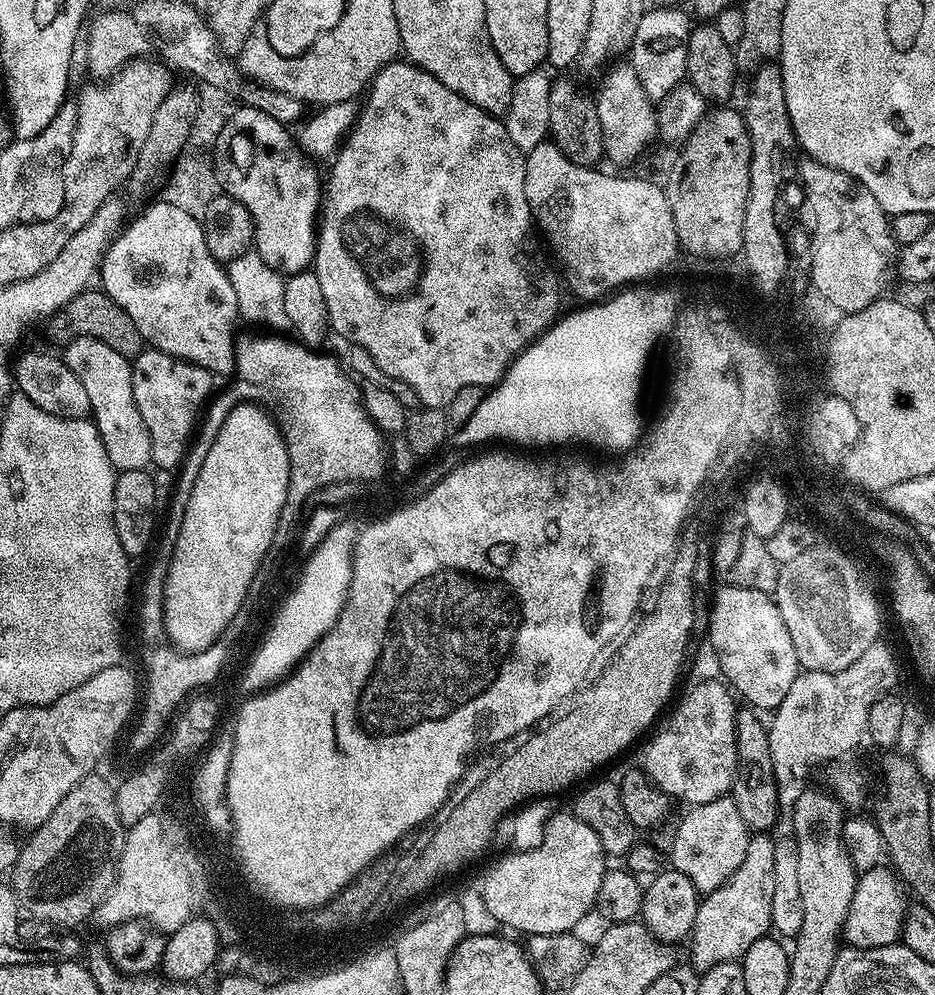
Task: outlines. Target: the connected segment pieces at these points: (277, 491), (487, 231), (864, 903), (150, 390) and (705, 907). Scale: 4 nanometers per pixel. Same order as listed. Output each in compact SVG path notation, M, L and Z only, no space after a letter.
M240 402L223 423L222 430L218 433L218 438L207 451L206 462L202 462L202 470L198 470L198 478L194 478L194 490L190 491L190 498L186 502L186 514L180 523L178 530L178 542L175 544L173 561L169 564L169 576L165 580L164 598L164 622L165 632L175 648L179 648L181 653L196 653L206 651L230 626L231 620L238 614L240 608L244 606L244 599L247 597L248 588L255 578L256 571L264 557L273 551L272 539L275 538L276 528L279 526L280 518L285 512L288 504L288 487L290 486L290 458L288 457L288 447L284 441L284 435L280 433L279 423L264 408L259 408L256 404L245 404Z
M400 63L384 65L372 79L366 92L368 101L363 101L356 124L345 136L331 161L332 173L326 176L326 195L318 220L314 271L322 286L322 295L326 297L329 329L335 335L337 332L344 342L357 344L362 346L362 350L367 350L370 358L374 358L374 362L378 362L378 366L385 374L390 374L390 378L398 378L398 382L406 382L406 386L411 386L423 407L447 409L454 394L466 386L487 389L499 384L513 360L556 323L561 315L562 280L557 269L548 265L536 241L538 232L527 204L523 181L525 153L520 152L514 142L510 142L503 123L486 110L474 106L474 102L466 102L466 98L454 94L450 86L442 86L434 74L422 70L417 64Z
M881 866L859 873L854 898L850 898L850 910L846 910L843 943L854 948L877 948L897 943L904 930L904 892L906 896L905 885L891 867Z
M151 346L137 354L131 366L134 402L138 406L138 414L142 414L142 422L146 422L146 430L150 430L152 464L160 468L179 469L188 455L198 421L213 395L214 377L202 366Z
M753 835L746 846L746 858L742 858L742 866L738 866L738 870L734 870L734 874L730 874L730 878L721 888L707 893L701 899L698 914L694 918L694 926L690 933L692 949L688 952L697 973L710 970L710 966L714 966L718 962L740 960L746 954L746 950L750 950L750 946L754 946L754 942L758 938L767 936L772 932L770 898L774 898L775 846L776 840L771 835Z

